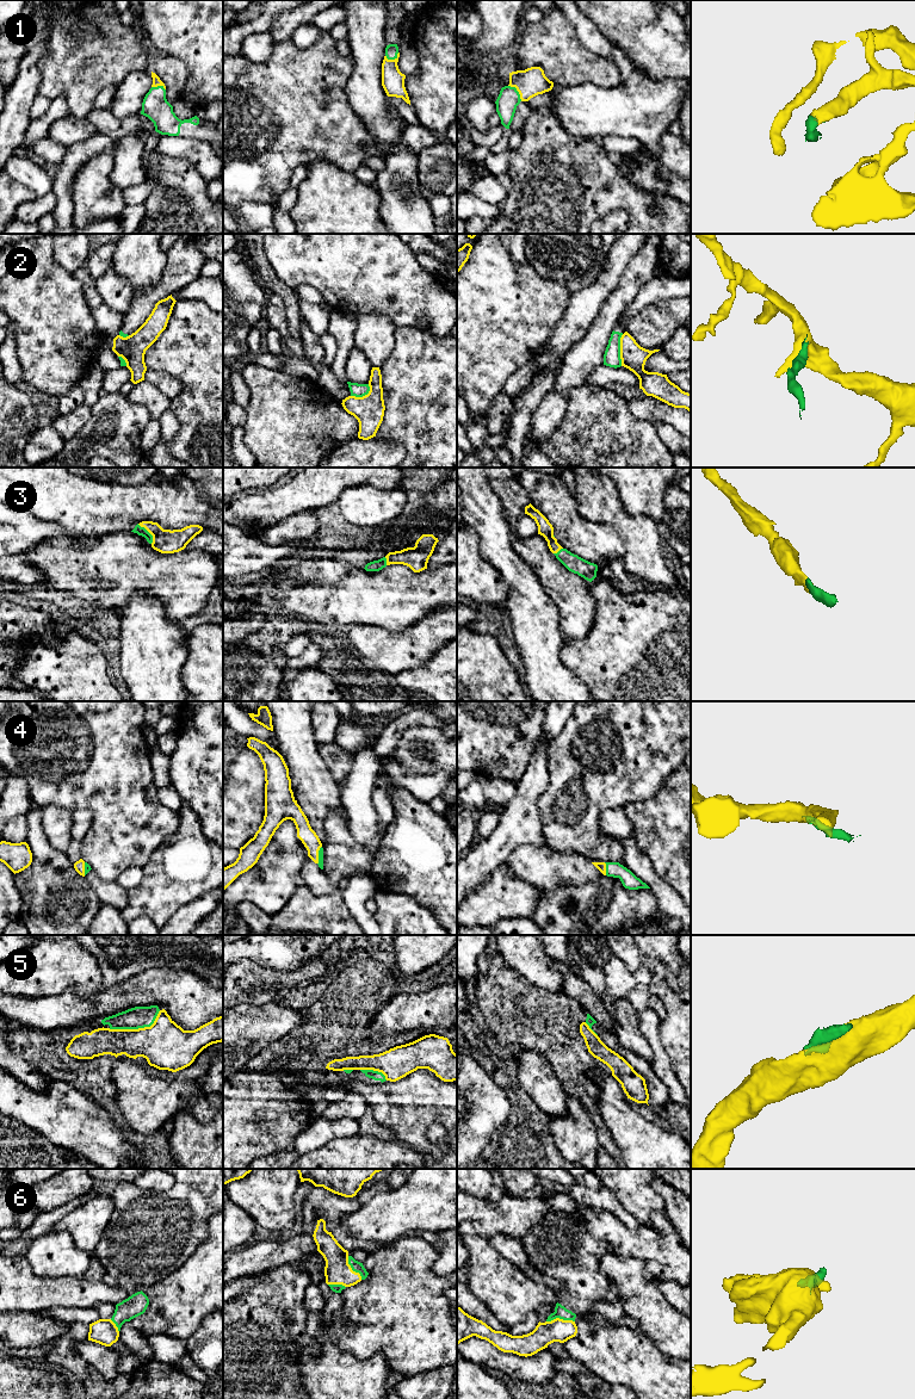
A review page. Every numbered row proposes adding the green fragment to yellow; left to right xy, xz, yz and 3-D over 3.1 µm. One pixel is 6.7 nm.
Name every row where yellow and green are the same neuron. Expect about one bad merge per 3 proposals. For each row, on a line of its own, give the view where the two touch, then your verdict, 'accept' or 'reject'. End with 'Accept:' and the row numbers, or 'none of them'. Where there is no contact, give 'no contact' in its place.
1: contact in yz; accept
2: contact in yz; reject
3: contact in xy; accept
4: contact in xz; accept
5: contact in xy; reject
6: contact in yz; accept
Accept: 1, 3, 4, 6

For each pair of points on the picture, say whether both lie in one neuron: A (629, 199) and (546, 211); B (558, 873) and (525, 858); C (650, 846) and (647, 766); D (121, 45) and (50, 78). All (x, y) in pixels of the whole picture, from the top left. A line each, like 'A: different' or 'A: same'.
A: same
B: same
C: different
D: same

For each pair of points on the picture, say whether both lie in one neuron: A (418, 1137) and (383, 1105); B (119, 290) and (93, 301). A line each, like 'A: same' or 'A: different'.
A: same
B: different

